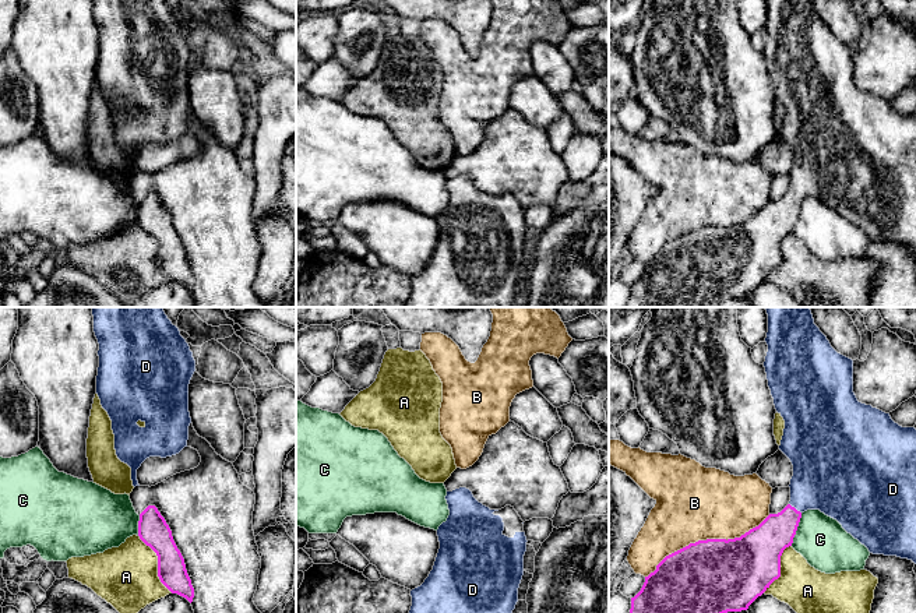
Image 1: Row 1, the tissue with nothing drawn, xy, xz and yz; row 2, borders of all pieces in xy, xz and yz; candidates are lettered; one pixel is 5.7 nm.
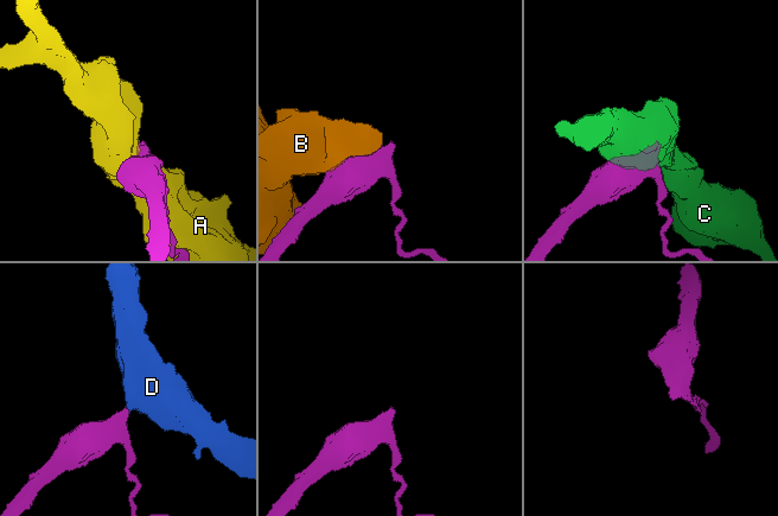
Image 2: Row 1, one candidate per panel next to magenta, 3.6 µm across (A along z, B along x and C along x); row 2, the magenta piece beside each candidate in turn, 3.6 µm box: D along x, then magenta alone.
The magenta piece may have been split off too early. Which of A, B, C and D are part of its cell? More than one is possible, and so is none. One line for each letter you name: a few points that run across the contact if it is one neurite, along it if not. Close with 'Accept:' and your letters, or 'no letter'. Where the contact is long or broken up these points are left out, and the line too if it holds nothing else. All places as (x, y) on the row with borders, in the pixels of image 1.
D: line yz (767, 541), (788, 520), (793, 507), (825, 478)
Accept: D

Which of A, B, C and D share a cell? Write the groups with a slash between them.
A / B / C / D

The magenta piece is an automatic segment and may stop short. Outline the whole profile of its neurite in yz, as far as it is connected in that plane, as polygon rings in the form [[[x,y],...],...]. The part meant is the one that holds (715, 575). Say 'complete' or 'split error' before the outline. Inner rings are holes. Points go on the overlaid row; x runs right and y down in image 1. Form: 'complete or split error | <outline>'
split error | [[[765,307],[765,310],[768,314],[768,332],[765,338],[768,352],[764,367],[775,409],[785,420],[779,450],[790,459],[793,465],[793,476],[789,485],[790,501],[781,512],[769,514],[758,526],[750,529],[740,538],[727,540],[698,540],[666,556],[656,566],[656,570],[645,577],[641,591],[631,598],[630,613],[727,613],[747,610],[748,606],[758,596],[761,596],[775,579],[781,577],[781,556],[786,547],[792,546],[802,514],[807,510],[820,510],[825,515],[836,519],[842,528],[862,545],[864,545],[870,553],[896,556],[912,560],[916,564],[916,429],[902,427],[891,419],[889,413],[857,401],[853,392],[853,360],[838,353],[831,346],[827,337],[814,324],[814,318],[808,307]]]

